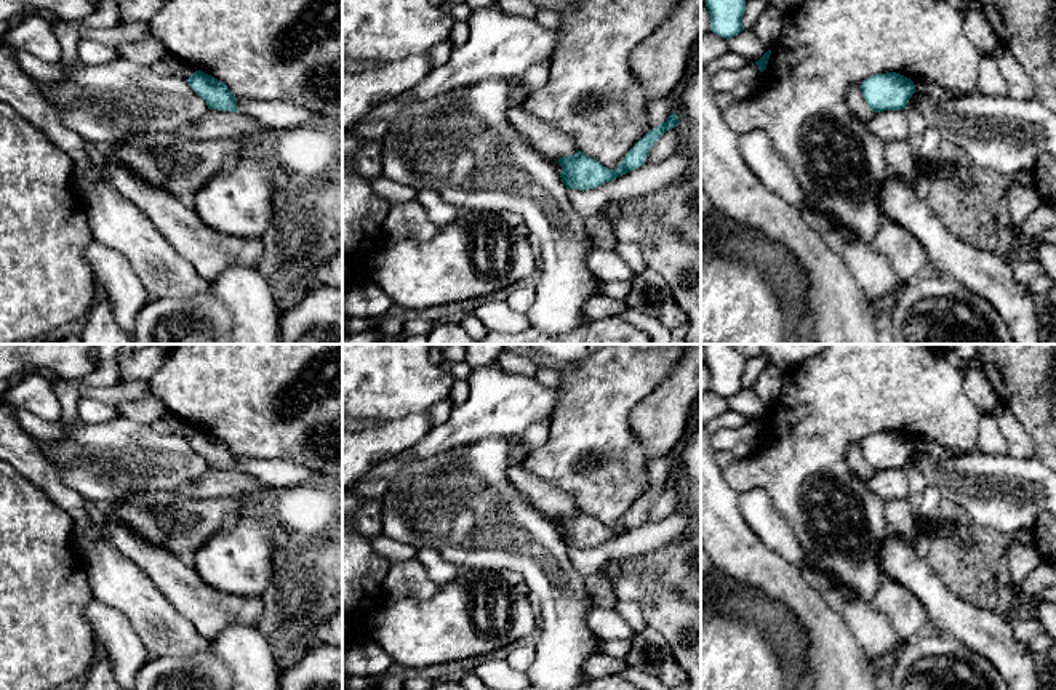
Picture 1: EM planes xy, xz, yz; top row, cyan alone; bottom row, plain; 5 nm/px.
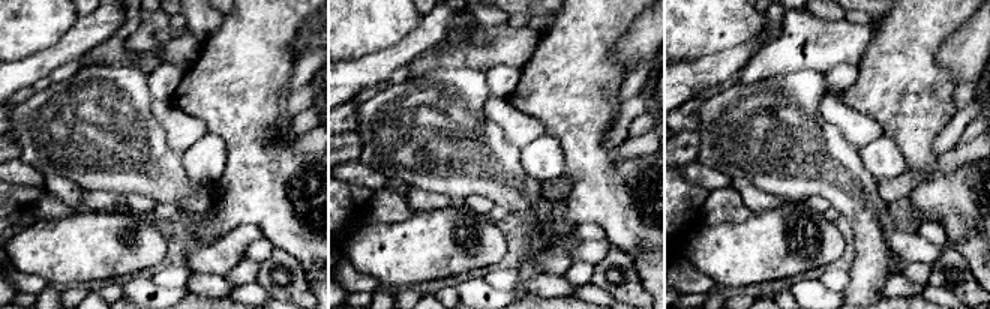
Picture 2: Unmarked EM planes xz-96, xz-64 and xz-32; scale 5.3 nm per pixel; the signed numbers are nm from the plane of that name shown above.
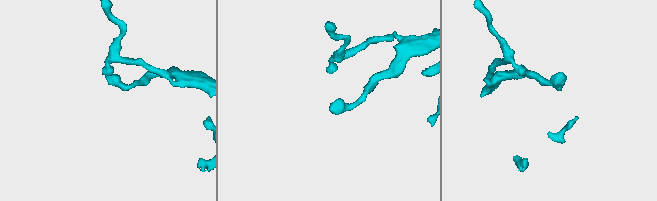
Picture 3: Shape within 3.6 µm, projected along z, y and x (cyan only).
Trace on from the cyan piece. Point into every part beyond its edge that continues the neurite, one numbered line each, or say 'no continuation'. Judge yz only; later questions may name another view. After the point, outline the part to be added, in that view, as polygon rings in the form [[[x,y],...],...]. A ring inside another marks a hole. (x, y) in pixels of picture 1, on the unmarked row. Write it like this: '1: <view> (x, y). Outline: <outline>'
no continuation

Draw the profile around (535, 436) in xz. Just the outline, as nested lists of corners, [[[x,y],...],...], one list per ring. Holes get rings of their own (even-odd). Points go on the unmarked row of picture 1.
[[[541,419],[530,426],[518,440],[525,447],[528,453],[531,453],[534,448],[541,447],[550,434],[550,419]]]

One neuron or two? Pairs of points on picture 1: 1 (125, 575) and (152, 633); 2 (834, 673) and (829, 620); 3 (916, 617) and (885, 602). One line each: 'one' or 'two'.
1: one
2: one
3: one

